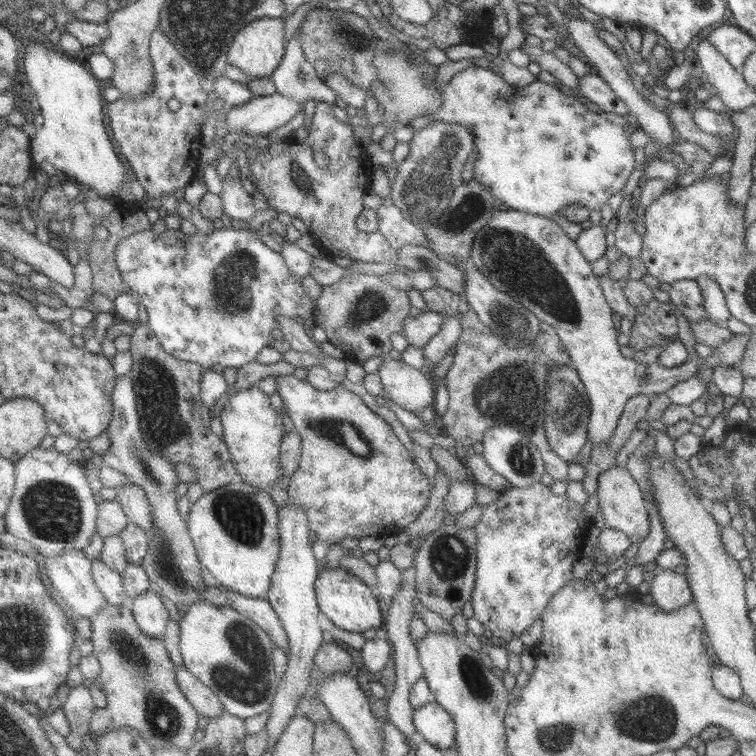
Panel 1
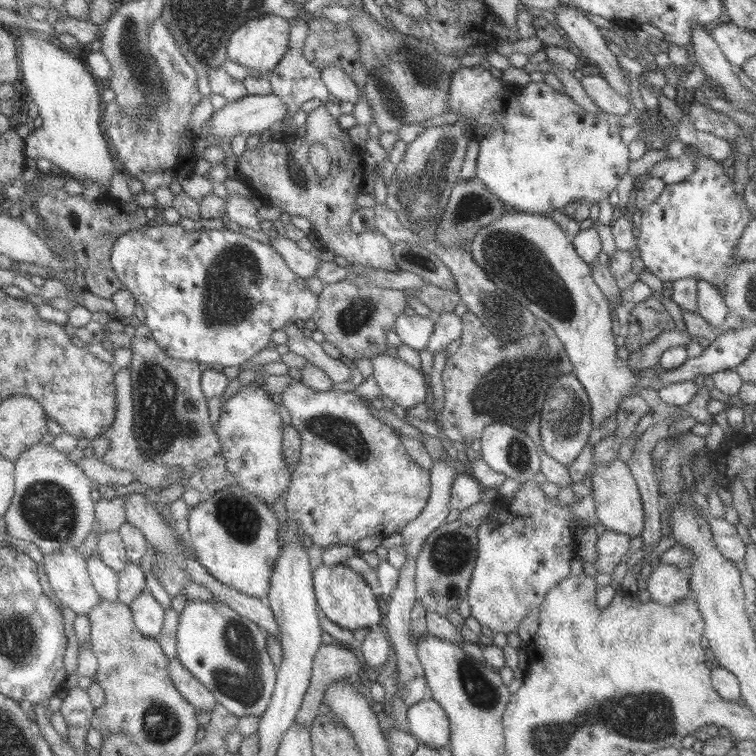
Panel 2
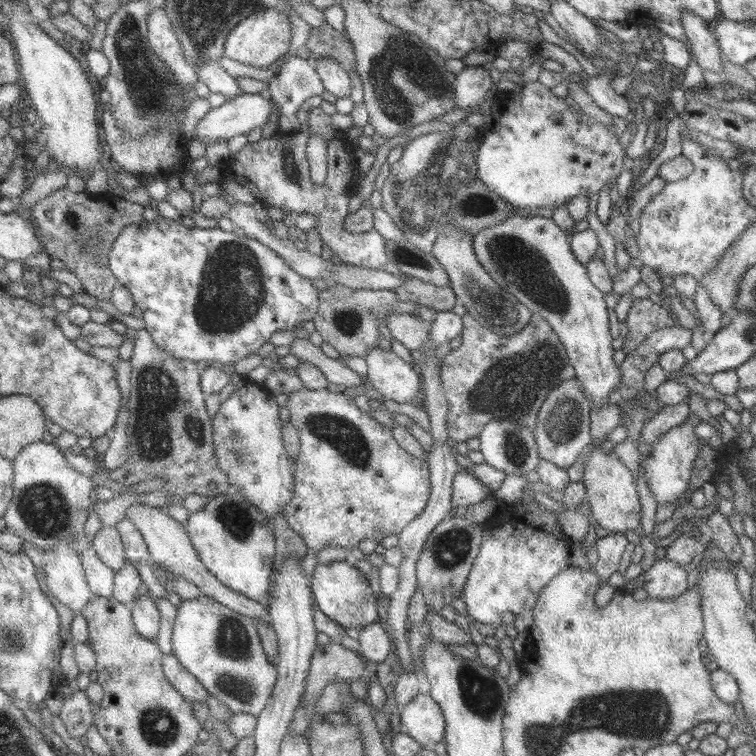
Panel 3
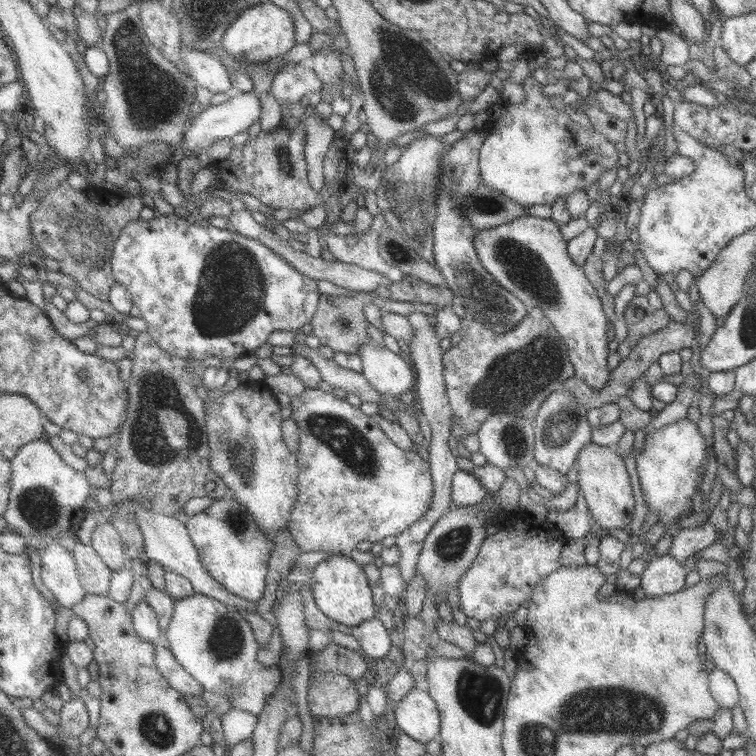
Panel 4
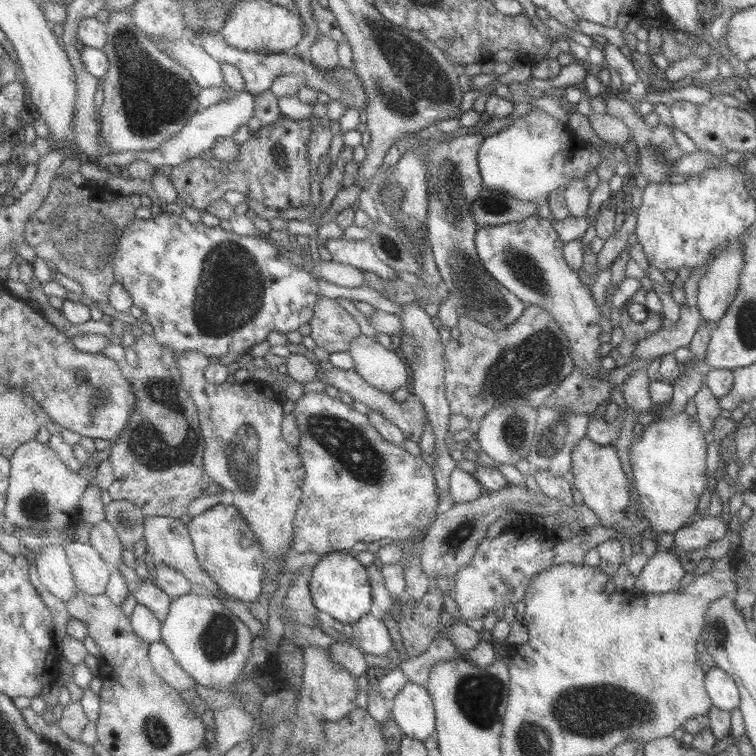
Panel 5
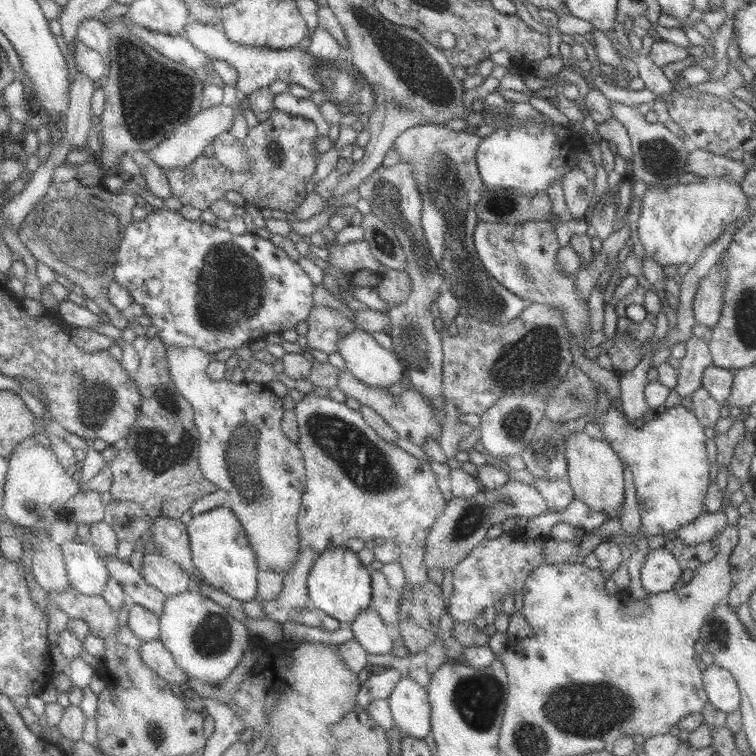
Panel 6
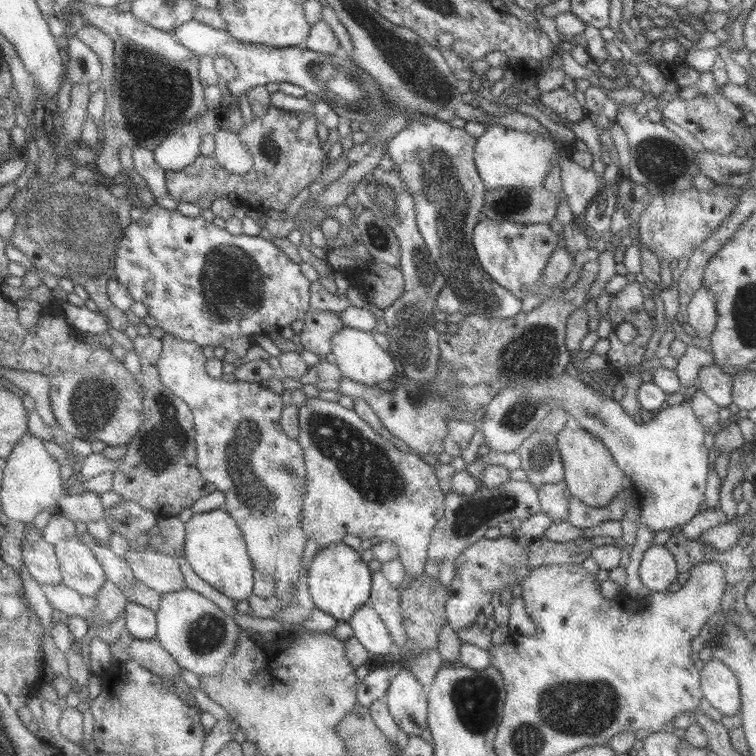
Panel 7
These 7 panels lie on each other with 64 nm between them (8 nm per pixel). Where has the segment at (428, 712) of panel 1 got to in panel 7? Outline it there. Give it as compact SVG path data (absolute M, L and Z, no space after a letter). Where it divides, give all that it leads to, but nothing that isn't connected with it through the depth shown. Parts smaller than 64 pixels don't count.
M402 666L390 679L383 700L402 737L421 736L425 730L426 690Z

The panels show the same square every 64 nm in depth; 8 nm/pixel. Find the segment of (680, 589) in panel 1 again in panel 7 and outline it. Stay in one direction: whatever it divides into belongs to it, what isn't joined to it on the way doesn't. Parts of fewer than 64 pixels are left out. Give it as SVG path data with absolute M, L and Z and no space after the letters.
M651 545L638 566L641 584L649 591L665 591L677 576L676 562L664 545Z

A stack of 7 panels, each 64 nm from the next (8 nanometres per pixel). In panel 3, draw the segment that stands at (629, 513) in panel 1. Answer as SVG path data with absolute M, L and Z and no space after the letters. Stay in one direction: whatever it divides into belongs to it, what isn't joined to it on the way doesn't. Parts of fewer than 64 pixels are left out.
M595 448L586 458L580 482L585 487L584 500L589 503L590 514L597 526L622 535L629 529L637 530L640 526L640 505L636 483L631 471L614 454L604 454L601 449Z

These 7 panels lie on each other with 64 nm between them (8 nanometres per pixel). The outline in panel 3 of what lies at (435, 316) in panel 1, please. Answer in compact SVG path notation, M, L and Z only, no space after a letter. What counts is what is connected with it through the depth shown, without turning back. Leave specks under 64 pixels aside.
M392 314L386 318L386 326L393 340L409 351L419 349L428 340L430 322L414 317L413 314Z

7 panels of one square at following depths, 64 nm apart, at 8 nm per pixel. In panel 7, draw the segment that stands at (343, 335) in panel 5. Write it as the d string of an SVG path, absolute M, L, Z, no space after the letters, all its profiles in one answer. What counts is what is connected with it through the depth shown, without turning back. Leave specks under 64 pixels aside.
M309 308L302 320L303 327L301 333L299 333L297 337L299 336L299 342L301 343L301 346L303 346L303 350L315 355L329 354L332 334L344 326L337 312L320 311L318 309Z

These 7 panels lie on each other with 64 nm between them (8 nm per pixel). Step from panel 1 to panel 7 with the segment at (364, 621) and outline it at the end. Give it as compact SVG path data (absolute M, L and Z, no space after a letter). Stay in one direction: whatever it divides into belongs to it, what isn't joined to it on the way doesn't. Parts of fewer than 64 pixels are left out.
M341 541L318 549L305 574L313 608L329 614L336 621L348 621L353 612L368 600L371 573L360 557L360 550L353 550Z

